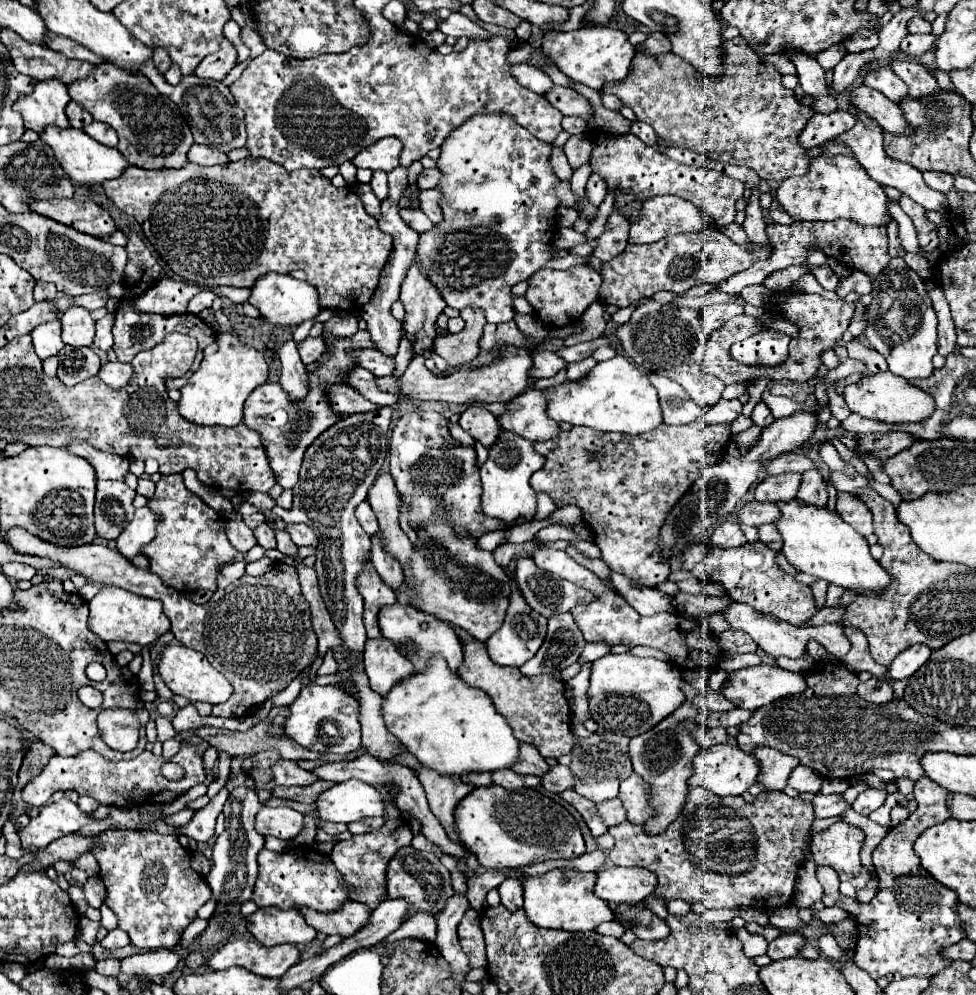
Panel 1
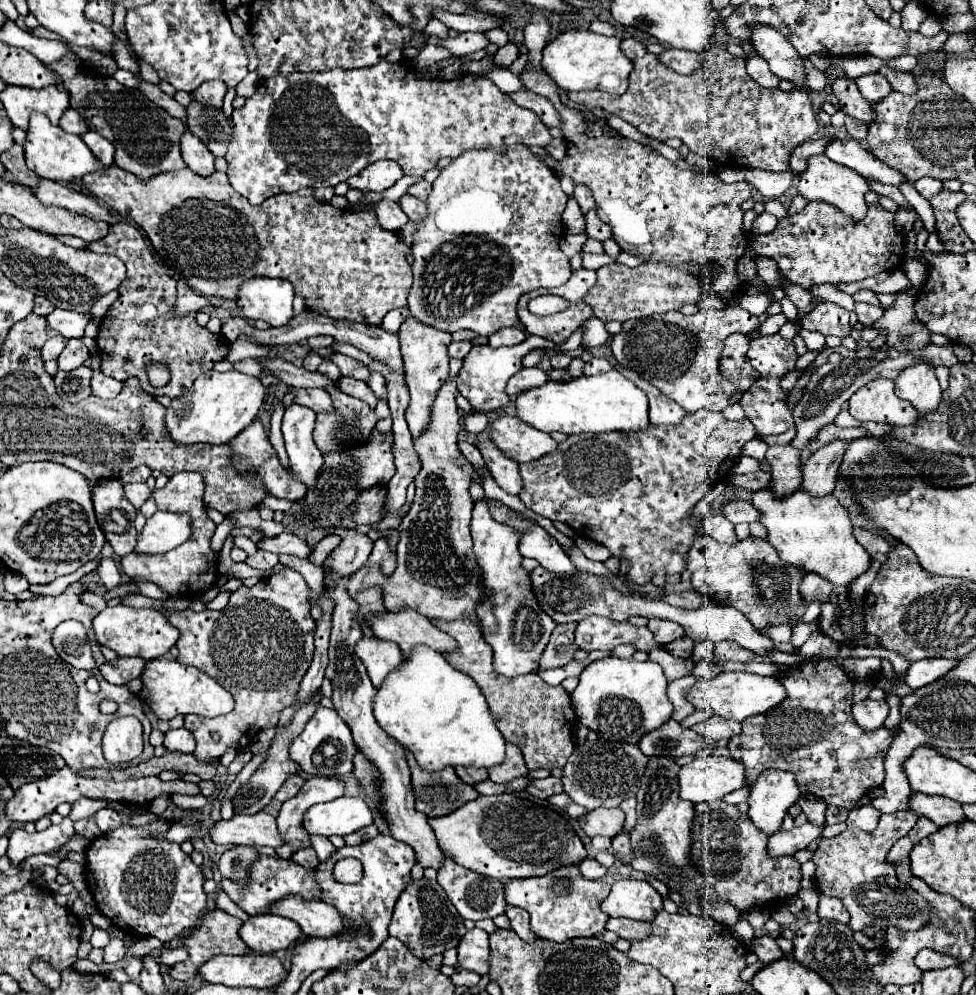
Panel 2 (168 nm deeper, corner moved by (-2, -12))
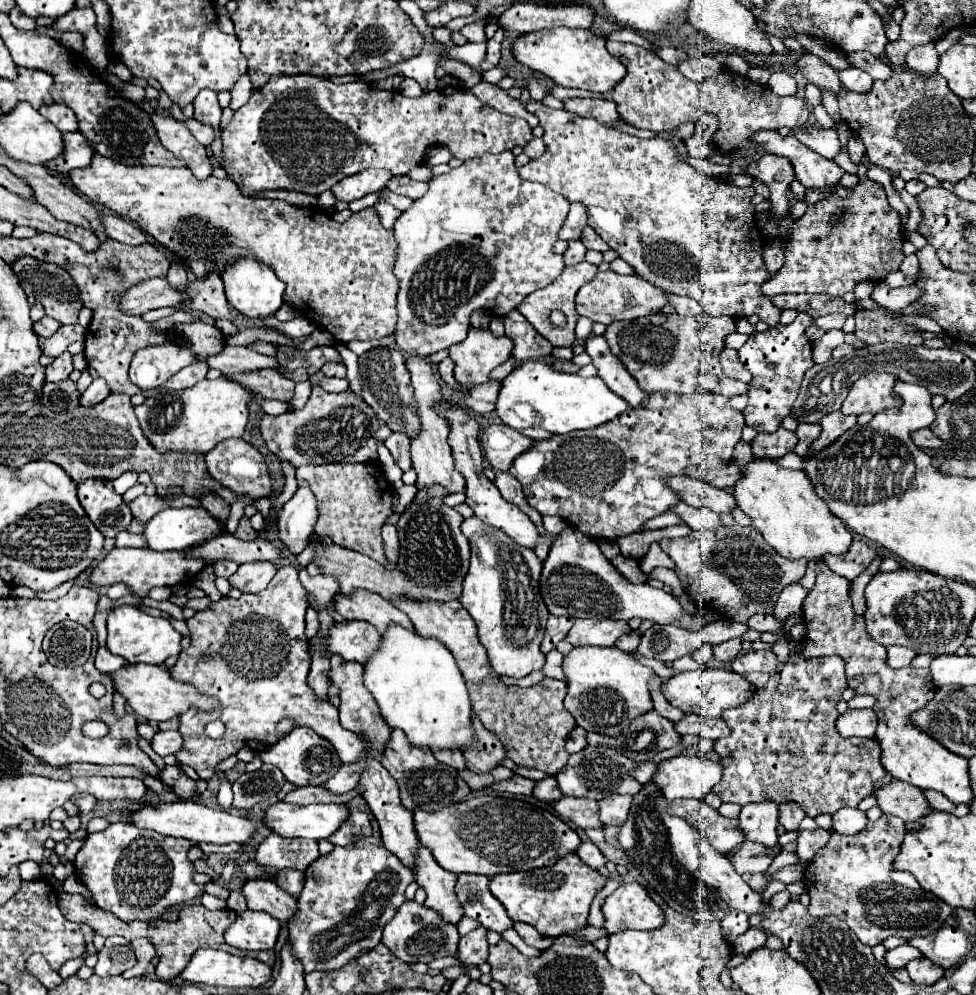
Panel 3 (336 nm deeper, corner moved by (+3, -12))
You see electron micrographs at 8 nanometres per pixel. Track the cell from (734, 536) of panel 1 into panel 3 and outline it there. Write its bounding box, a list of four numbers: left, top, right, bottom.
[674,502,722,530]

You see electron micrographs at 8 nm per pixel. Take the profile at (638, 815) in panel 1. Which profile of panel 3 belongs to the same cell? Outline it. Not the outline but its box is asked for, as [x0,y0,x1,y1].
[598,794,632,826]

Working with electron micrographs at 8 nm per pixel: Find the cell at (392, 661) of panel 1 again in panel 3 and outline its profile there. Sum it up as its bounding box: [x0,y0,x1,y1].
[328,620,380,664]

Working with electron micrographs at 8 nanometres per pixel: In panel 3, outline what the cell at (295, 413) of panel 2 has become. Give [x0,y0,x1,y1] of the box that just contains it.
[278,484,316,554]

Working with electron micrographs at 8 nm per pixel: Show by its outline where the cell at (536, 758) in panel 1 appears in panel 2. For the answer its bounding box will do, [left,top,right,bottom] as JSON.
[487,744,527,782]

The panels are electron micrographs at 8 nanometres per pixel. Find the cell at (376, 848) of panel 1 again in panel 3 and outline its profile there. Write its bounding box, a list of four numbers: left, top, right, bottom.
[288,836,414,974]

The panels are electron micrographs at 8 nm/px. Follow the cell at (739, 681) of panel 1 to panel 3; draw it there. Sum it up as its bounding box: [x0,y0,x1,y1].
[662,668,754,718]

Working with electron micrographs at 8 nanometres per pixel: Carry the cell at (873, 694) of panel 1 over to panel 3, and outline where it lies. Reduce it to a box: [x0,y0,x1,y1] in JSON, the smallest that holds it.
[836,710,878,738]

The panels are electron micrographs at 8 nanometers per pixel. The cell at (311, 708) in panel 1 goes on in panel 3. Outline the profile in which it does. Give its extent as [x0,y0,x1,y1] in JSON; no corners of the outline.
[260,726,340,786]

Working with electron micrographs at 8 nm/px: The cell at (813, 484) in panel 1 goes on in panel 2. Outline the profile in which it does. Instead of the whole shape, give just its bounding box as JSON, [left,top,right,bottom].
[801,440,847,496]

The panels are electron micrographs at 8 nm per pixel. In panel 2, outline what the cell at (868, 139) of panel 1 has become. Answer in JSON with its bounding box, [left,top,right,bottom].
[825,138,905,186]

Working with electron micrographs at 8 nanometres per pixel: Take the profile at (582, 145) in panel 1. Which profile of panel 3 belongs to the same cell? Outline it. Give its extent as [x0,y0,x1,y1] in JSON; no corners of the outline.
[560,202,586,240]

